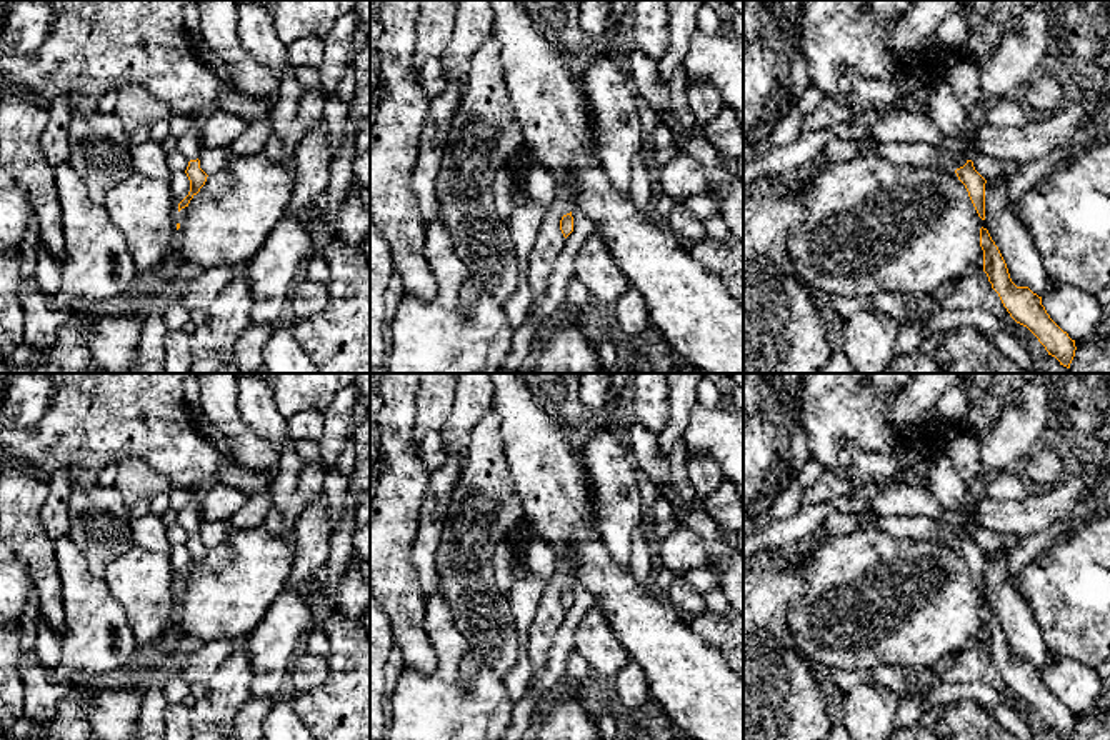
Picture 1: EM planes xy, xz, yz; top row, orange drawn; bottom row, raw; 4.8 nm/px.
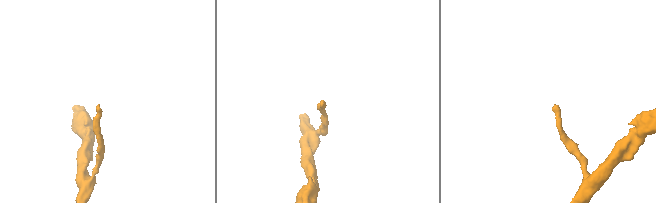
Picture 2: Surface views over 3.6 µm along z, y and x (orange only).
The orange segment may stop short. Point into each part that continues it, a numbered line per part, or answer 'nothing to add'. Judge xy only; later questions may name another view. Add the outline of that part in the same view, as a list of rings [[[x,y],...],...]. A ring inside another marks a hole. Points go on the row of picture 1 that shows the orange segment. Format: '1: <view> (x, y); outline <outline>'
1: xy (189, 144); outline [[[195,112],[188,115],[190,127],[187,132],[178,138],[177,150],[180,150],[187,160],[197,160],[200,157],[202,142],[200,142],[200,130],[202,130],[202,120],[203,112]]]

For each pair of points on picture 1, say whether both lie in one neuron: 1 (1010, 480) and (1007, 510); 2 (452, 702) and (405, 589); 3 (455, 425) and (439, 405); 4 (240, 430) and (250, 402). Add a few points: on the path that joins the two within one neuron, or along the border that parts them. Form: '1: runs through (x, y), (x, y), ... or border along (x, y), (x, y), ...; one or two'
1: border along (979, 490), (992, 499), (1025, 499), (1030, 494); two
2: border along (424, 627), (435, 655), (435, 669), (429, 675); two
3: border along (455, 390), (450, 417), (439, 430); two
4: border along (237, 390), (240, 419), (257, 435), (275, 444); two

